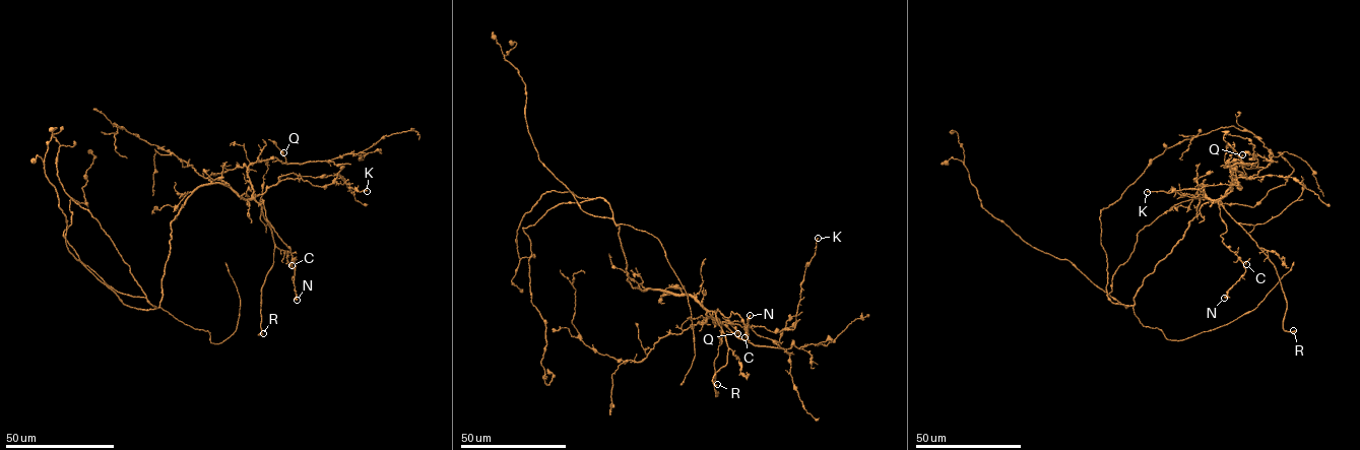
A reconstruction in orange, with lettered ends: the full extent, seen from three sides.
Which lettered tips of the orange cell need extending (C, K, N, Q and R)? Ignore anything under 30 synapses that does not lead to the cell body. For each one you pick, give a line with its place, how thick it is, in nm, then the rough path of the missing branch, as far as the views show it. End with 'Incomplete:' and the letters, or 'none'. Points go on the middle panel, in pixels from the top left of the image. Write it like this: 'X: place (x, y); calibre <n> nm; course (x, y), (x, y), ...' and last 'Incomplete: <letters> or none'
R: place (717, 384); calibre 400 nm
Incomplete: R

